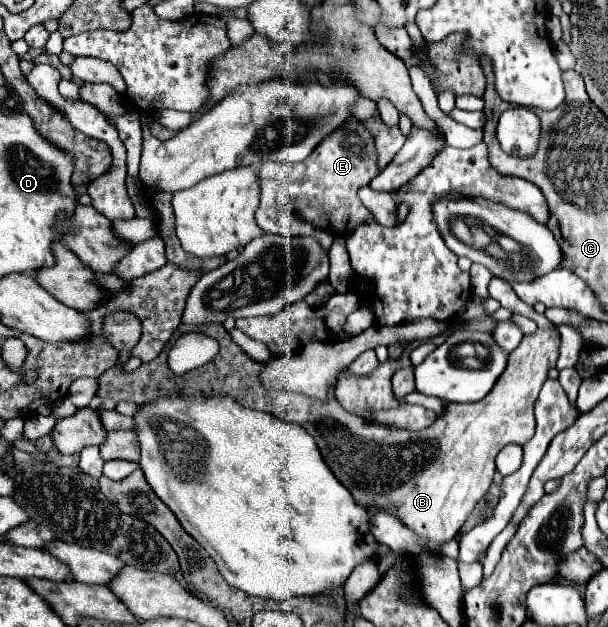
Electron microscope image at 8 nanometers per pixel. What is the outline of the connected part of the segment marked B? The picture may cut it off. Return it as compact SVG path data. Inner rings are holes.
M181 323L159 357L151 363L143 363L135 371L125 371L123 361L119 361L115 367L105 371L105 375L97 379L97 397L141 405L159 395L177 391L187 395L227 395L243 407L267 411L279 419L297 423L315 439L323 461L339 483L351 491L357 505L369 509L377 507L395 515L417 537L425 539L425 553L439 555L441 547L459 535L475 505L485 497L495 475L497 453L509 443L523 445L535 435L533 405L547 381L547 371L555 367L559 359L559 347L561 335L557 329L537 329L533 335L525 335L517 351L509 355L501 379L497 379L493 391L485 399L477 403L449 403L435 425L421 431L389 431L387 427L365 423L337 403L333 387L329 387L331 395L325 401L285 391L267 391L259 377L265 363L253 361L237 343L233 343L221 323ZM187 331L211 335L219 341L221 349L211 363L185 375L175 375L167 365L167 353L175 339Z

